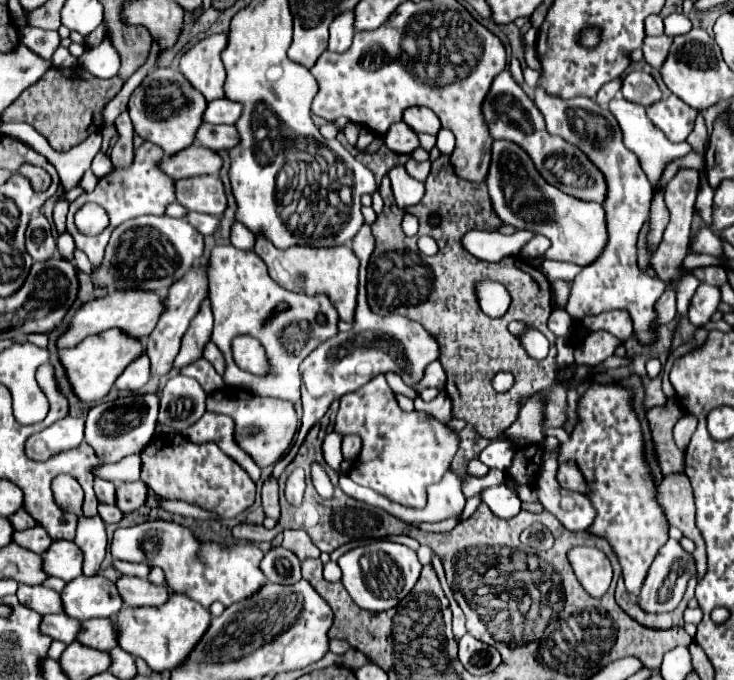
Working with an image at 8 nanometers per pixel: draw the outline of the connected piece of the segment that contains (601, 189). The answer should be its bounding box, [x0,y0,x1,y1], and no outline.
[482,70,606,204]

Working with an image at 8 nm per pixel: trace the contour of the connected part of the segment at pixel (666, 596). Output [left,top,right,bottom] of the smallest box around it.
[642,540,696,614]

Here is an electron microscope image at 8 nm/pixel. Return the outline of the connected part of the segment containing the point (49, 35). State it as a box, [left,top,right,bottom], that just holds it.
[20,26,60,58]

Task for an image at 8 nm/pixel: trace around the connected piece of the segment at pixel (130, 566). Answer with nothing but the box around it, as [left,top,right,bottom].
[112,560,150,578]

